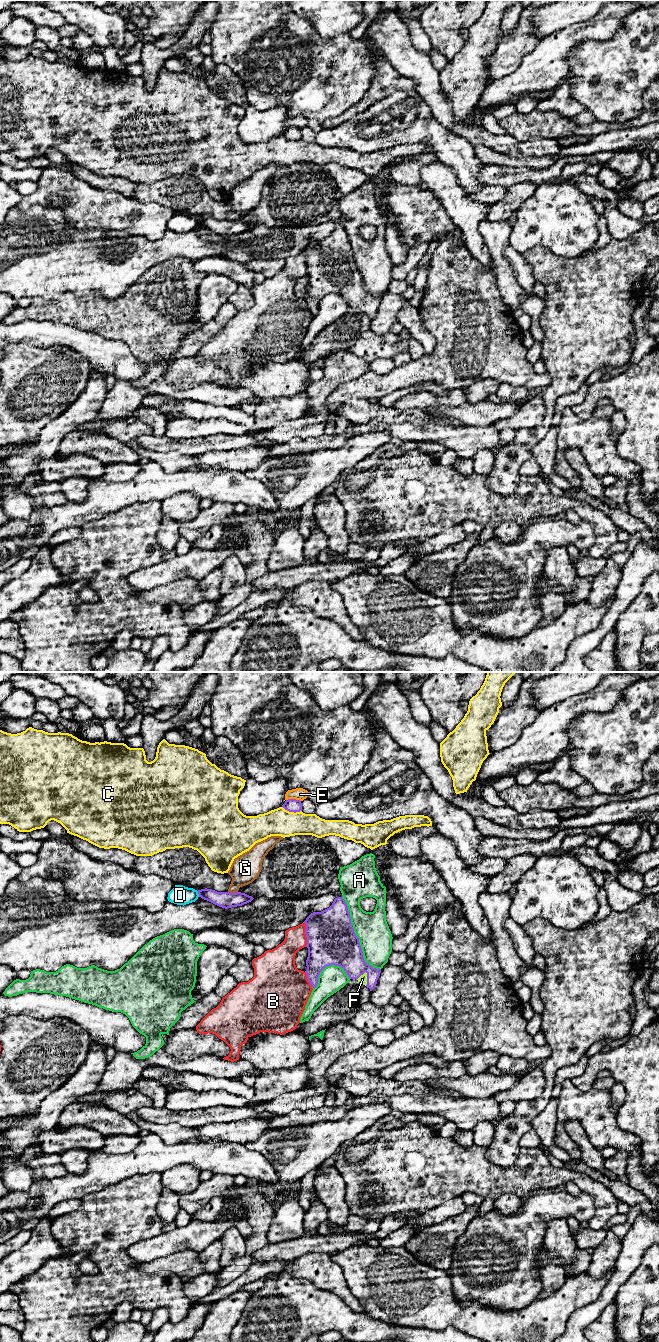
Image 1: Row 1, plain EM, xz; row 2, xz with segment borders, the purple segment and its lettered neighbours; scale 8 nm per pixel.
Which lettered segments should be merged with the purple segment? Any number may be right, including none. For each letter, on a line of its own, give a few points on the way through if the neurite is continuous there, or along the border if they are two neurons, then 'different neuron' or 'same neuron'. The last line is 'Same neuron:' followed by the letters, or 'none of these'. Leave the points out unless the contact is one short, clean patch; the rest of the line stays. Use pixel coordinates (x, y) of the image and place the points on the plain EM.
A: different neuron
B: different neuron
C: different neuron
D: different neuron
E: along xz (286, 127), (298, 127), (300, 129) | different neuron
F: across xz (343, 277), (361, 302), (362, 307) | same neuron
G: different neuron
Same neuron: F

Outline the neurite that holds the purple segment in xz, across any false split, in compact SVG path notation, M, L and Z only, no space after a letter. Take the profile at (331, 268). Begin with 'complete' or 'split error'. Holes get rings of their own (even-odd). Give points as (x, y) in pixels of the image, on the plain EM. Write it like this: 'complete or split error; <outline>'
split error; M343 225L335 226L329 236L311 241L303 251L306 252L308 276L305 300L312 316L317 314L321 299L330 293L340 294L350 307L356 307L370 319L375 316L381 297L373 296L365 290L359 266L354 260L348 234Z

